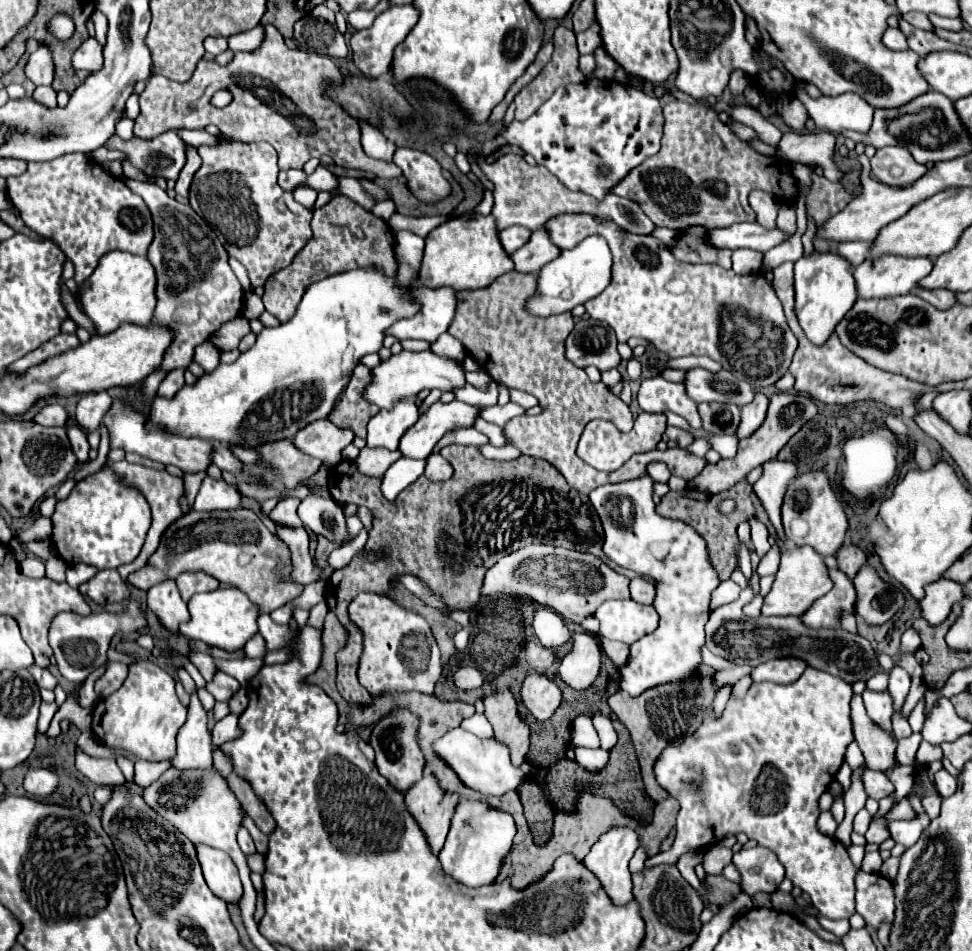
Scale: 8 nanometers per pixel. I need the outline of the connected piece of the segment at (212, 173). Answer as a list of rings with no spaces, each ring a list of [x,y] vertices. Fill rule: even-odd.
[[[218,135],[216,145],[200,145],[198,155],[202,157],[202,167],[196,171],[190,187],[190,205],[192,209],[216,231],[216,237],[228,251],[228,255],[236,257],[248,271],[250,287],[262,287],[266,279],[276,273],[280,267],[288,267],[294,255],[310,241],[310,221],[312,211],[294,201],[292,193],[282,191],[278,185],[278,165],[276,165],[276,149],[268,143],[240,143]]]

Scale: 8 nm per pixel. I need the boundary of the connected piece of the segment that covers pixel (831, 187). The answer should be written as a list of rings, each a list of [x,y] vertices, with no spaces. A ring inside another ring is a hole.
[[[812,175],[806,211],[816,219],[816,225],[824,223],[830,215],[836,215],[836,211],[842,211],[850,201],[852,197],[844,191],[840,183],[830,183],[826,177]]]

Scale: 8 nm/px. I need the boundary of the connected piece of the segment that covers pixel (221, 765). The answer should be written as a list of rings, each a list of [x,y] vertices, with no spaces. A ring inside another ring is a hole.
[[[220,749],[214,751],[214,767],[216,767],[218,771],[222,771],[224,775],[230,775],[230,773],[232,773],[232,763],[230,763],[230,759],[224,755],[224,751],[220,751]]]

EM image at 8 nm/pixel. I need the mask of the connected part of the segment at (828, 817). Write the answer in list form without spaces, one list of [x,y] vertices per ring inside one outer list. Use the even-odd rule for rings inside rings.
[[[820,813],[820,817],[818,817],[818,829],[820,829],[820,833],[824,833],[824,835],[834,835],[834,831],[836,831],[836,821],[834,821],[834,817],[832,817],[832,813]]]

